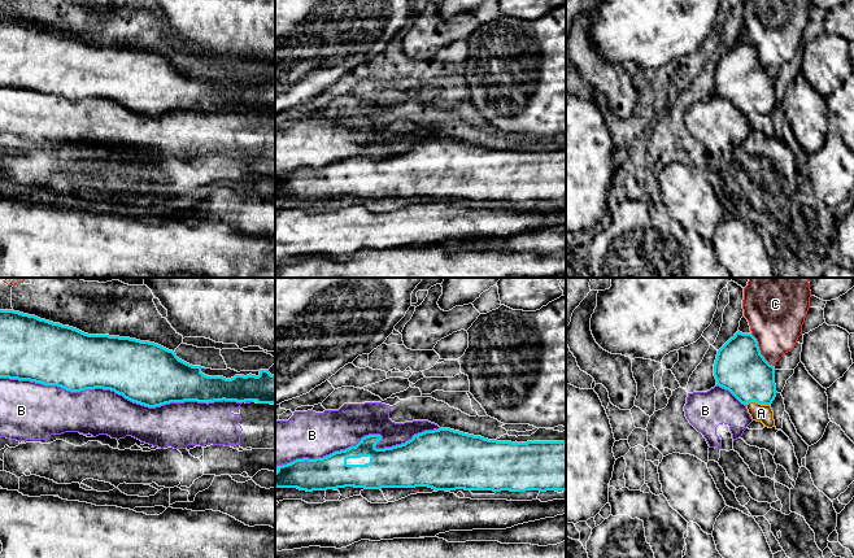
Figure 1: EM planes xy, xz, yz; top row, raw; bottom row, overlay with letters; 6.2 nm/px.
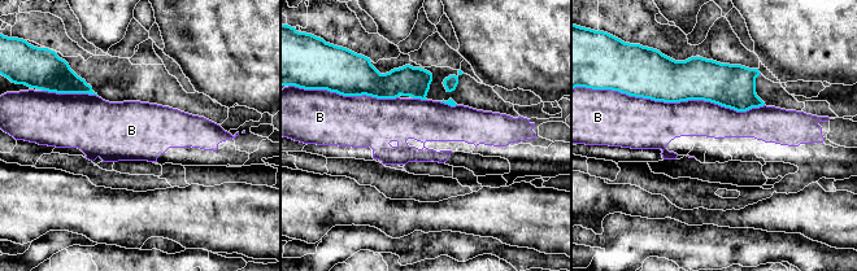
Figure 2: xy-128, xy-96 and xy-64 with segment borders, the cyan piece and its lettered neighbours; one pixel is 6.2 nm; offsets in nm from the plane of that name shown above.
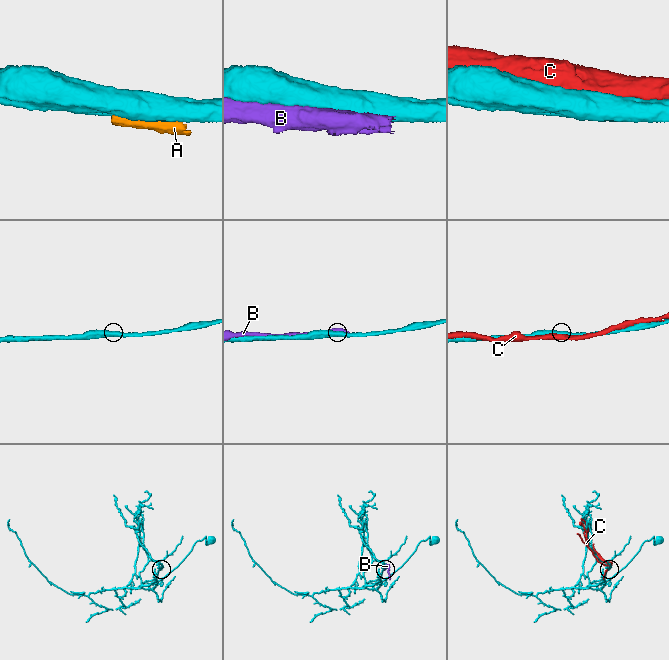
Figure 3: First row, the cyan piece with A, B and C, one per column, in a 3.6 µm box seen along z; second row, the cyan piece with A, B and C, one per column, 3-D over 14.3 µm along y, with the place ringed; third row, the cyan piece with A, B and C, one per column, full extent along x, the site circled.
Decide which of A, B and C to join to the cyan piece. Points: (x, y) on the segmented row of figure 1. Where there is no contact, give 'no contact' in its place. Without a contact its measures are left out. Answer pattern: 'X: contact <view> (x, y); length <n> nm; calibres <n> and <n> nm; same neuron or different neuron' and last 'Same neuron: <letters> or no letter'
A: contact yz (757, 401); length 140 nm; calibres 320 and 110 nm; different neuron
B: contact xy (121, 393); length 1500 nm; calibres 380 and 280 nm; different neuron
C: contact yz (759, 351); length 240 nm; calibres 320 and 340 nm; different neuron
Same neuron: no letter

